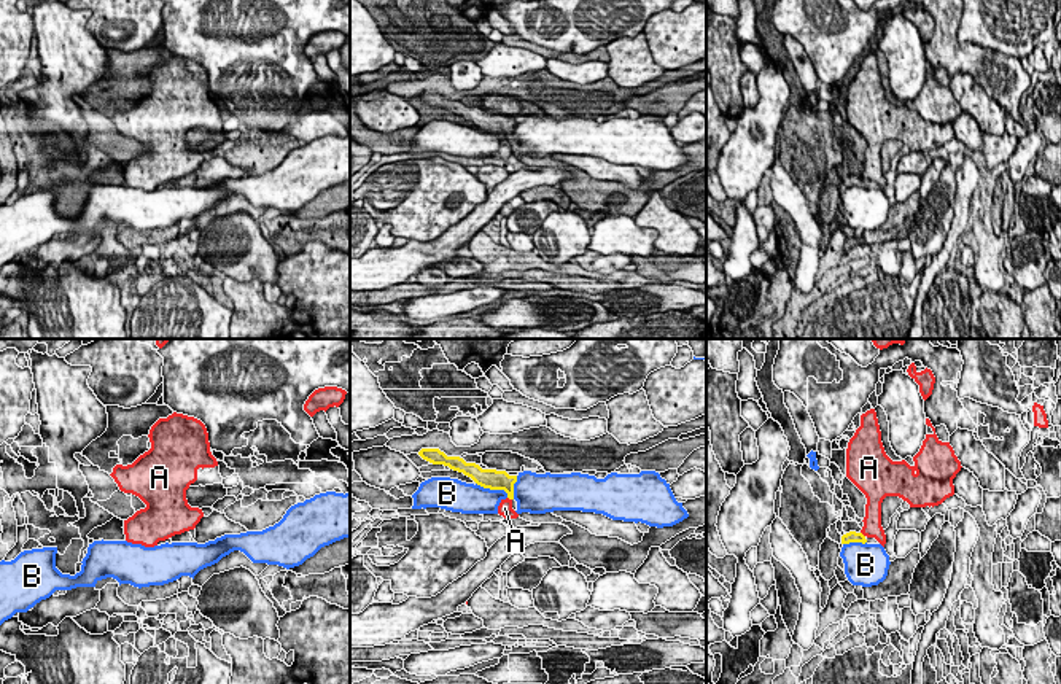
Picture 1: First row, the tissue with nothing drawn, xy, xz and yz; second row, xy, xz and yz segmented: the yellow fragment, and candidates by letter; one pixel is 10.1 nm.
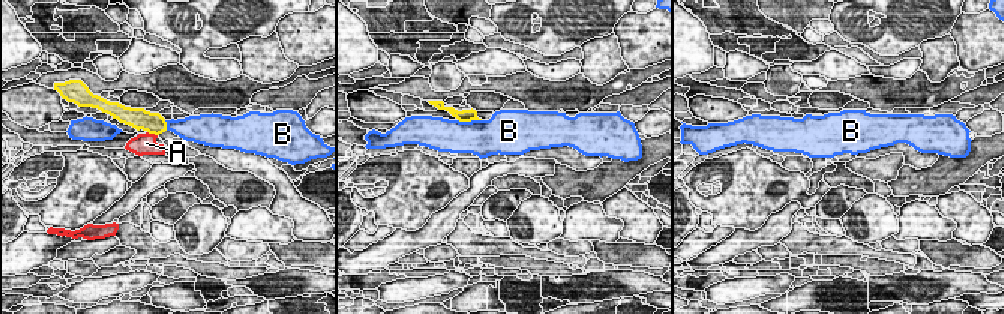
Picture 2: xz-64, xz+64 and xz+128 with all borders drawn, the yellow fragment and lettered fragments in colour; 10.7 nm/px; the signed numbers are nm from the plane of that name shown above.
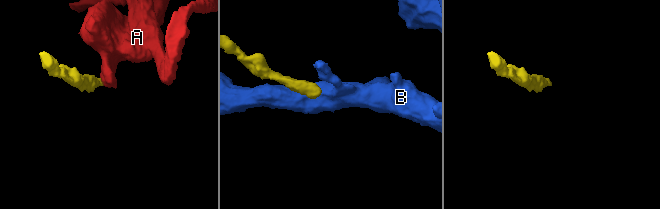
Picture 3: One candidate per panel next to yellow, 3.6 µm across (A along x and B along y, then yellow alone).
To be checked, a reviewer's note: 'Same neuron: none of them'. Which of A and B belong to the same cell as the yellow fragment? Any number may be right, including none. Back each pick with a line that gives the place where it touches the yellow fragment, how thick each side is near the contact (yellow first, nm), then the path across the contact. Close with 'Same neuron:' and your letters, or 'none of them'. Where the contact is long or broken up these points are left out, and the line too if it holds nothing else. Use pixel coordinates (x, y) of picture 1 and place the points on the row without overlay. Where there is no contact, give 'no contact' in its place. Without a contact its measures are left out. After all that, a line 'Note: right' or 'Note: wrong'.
Same neuron: none of them
Note: right

